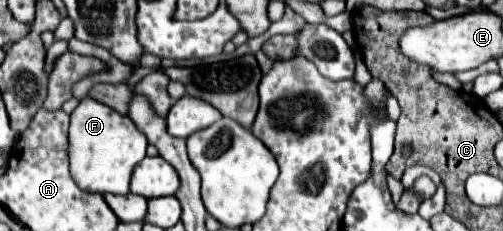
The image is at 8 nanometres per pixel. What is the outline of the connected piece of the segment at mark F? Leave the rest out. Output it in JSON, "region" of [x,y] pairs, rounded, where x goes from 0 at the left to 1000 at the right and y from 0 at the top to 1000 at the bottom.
{"region":[[[169,424],[141,485],[137,545],[137,693],[141,762],[173,831],[256,840],[256,779],[264,719],[288,684],[292,597],[264,545],[256,502],[245,502],[217,459]]]}

